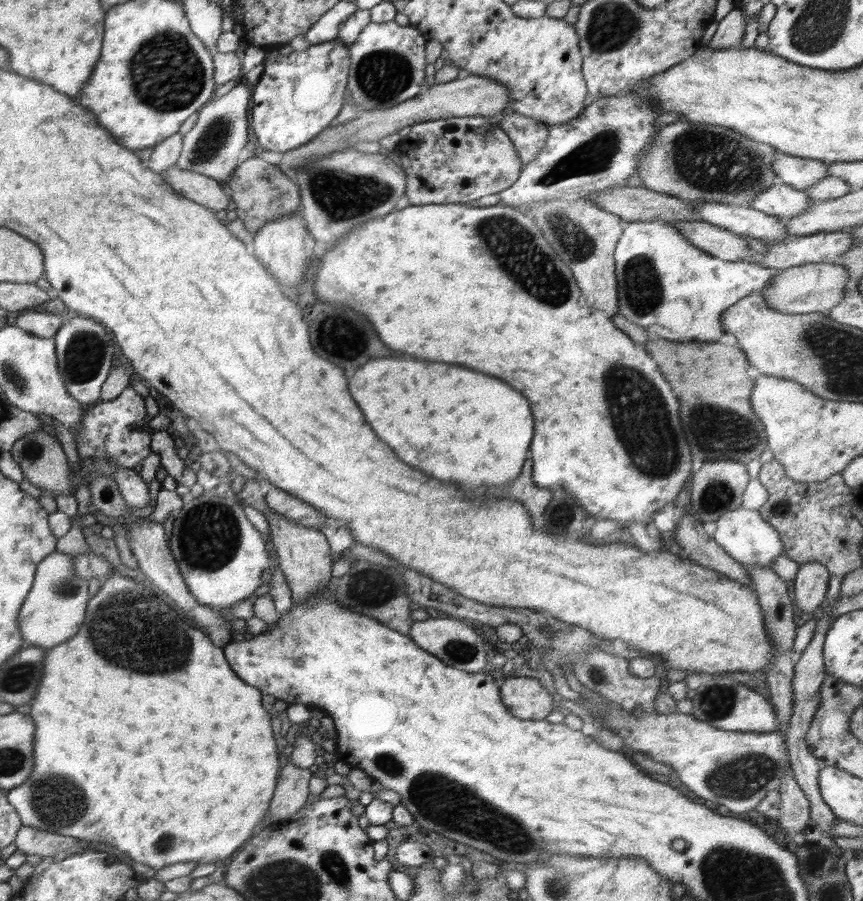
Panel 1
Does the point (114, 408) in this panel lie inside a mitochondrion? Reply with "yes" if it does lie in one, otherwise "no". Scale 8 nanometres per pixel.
no

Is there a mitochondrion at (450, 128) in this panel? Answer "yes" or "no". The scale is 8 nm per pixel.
no

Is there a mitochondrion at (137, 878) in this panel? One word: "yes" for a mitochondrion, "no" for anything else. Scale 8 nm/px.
no

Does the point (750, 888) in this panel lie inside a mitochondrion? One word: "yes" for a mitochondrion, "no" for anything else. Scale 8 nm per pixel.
yes

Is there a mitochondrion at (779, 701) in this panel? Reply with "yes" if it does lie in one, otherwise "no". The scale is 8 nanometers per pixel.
no

